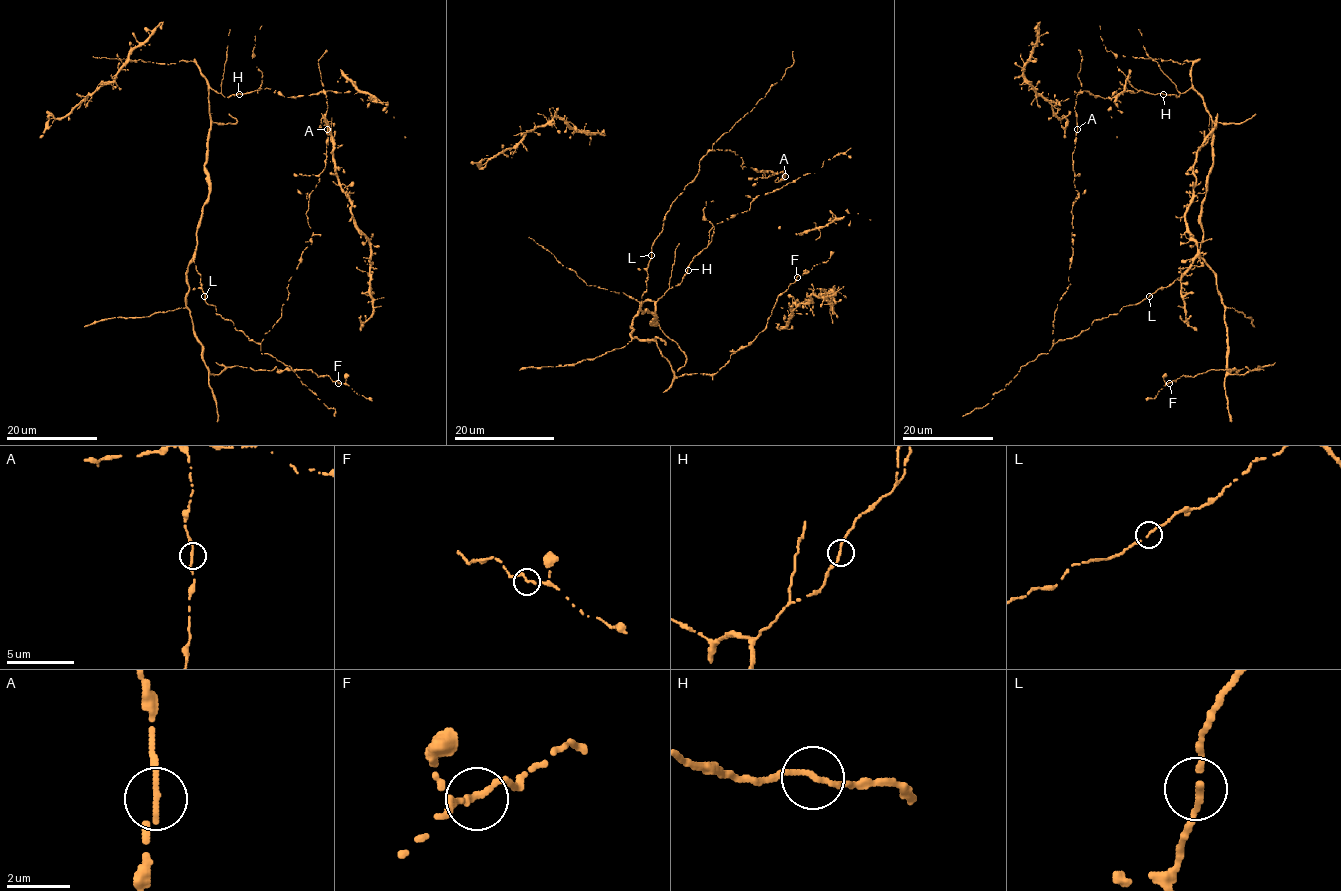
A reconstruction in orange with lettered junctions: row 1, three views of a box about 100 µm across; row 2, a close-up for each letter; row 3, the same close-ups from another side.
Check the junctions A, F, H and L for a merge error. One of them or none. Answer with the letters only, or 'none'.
none

